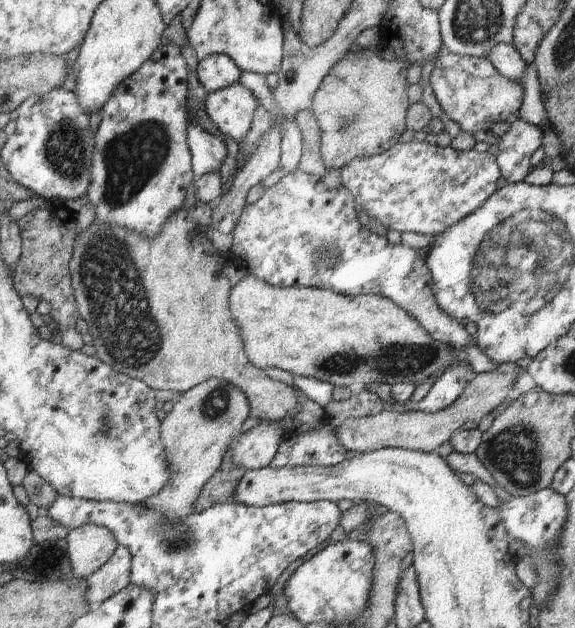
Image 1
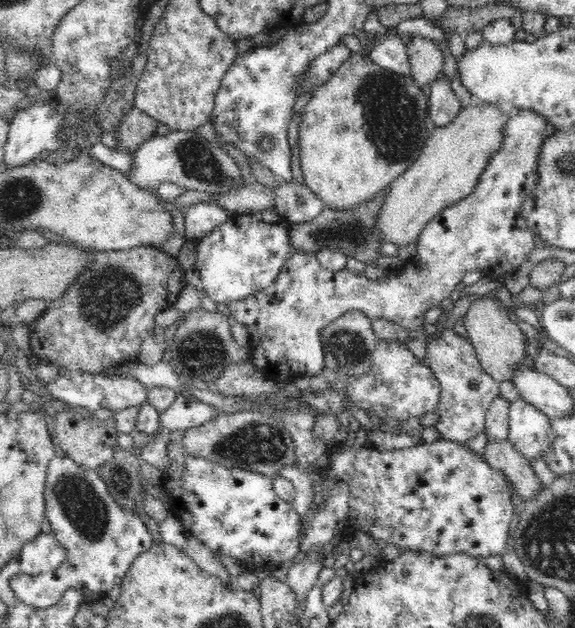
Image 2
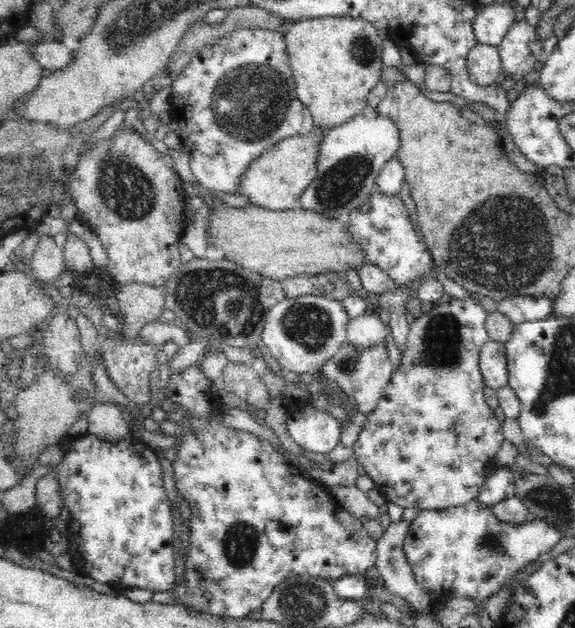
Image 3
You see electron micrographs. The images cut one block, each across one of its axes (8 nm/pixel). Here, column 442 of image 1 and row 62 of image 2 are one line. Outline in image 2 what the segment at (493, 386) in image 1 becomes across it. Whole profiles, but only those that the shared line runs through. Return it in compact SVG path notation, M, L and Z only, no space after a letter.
M420 35L406 39L412 79L417 87L430 84L438 78L447 52L440 51L438 42Z

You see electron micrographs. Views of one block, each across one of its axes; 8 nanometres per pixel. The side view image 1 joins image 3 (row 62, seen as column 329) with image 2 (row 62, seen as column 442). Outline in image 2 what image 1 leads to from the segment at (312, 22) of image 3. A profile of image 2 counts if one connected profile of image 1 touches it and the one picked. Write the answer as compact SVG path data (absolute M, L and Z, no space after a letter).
M352 54L348 60L344 60L344 64L336 70L336 75L332 76L323 86L317 88L313 92L311 99L301 112L301 123L299 124L299 158L300 166L303 172L305 185L316 196L321 198L324 208L332 210L348 210L354 206L360 206L372 198L376 198L382 190L385 190L389 184L396 180L400 175L408 170L416 162L420 152L423 151L427 136L430 134L431 126L428 121L429 116L429 97L422 92L420 87L409 76L402 76L394 71L388 71L386 68L378 66L369 59L368 56L360 54Z

